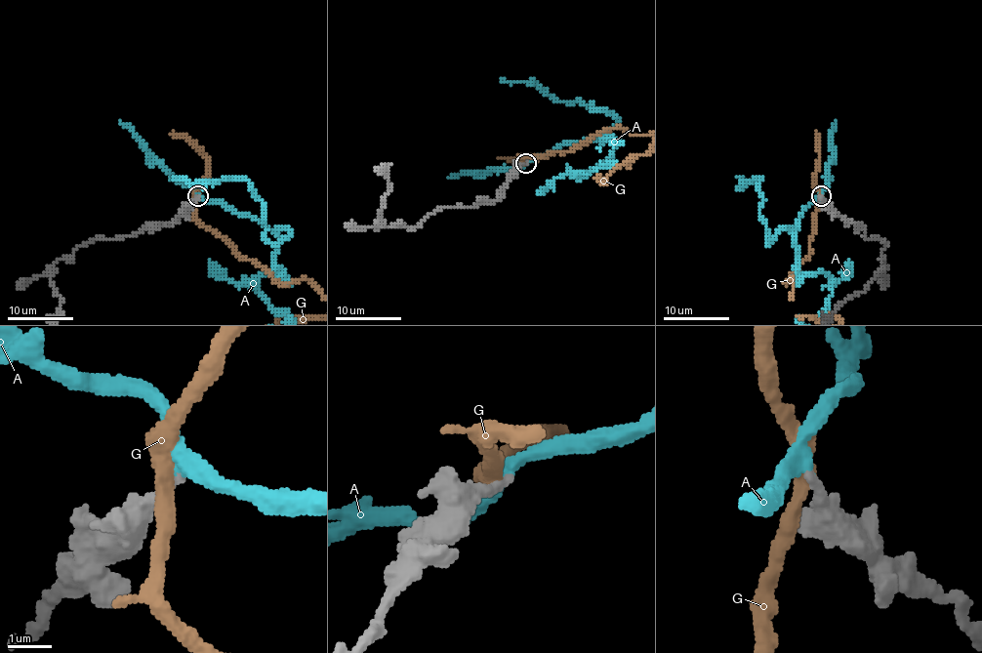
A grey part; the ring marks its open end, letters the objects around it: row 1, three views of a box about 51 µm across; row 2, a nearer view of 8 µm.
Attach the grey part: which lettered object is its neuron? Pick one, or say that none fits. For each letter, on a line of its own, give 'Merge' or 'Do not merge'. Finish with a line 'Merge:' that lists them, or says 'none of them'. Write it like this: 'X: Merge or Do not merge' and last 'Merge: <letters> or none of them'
A: Merge
G: Do not merge
Merge: A

